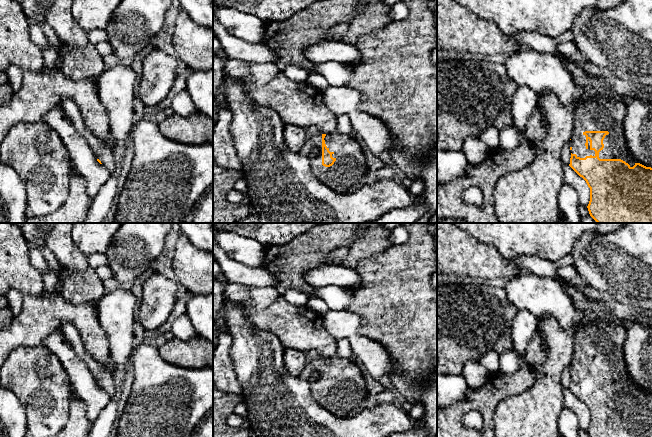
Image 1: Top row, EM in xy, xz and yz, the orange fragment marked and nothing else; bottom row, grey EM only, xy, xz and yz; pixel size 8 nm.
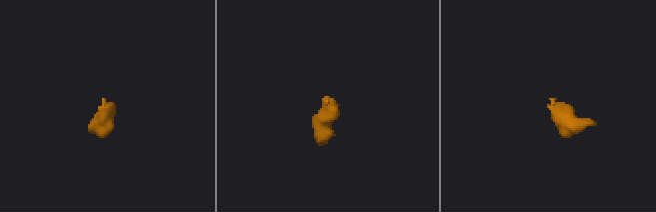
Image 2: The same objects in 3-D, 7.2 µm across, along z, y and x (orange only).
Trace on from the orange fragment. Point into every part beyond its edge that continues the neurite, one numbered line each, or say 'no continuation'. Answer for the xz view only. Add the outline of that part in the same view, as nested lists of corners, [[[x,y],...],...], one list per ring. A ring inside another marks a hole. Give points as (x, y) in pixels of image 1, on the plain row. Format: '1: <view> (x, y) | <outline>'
1: xz (347, 399) | [[[331,357],[326,358],[324,364],[327,372],[336,383],[330,391],[322,389],[322,358],[309,361],[299,373],[299,377],[305,380],[313,393],[314,399],[327,411],[338,417],[351,418],[357,416],[366,409],[366,399],[369,395],[363,374],[360,368],[349,359]]]

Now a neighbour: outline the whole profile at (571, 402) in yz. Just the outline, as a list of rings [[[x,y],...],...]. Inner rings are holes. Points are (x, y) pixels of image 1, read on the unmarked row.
[[[563,388],[563,395],[563,406],[572,410],[577,415],[579,429],[587,431],[590,425],[590,412],[586,405],[567,388]]]

